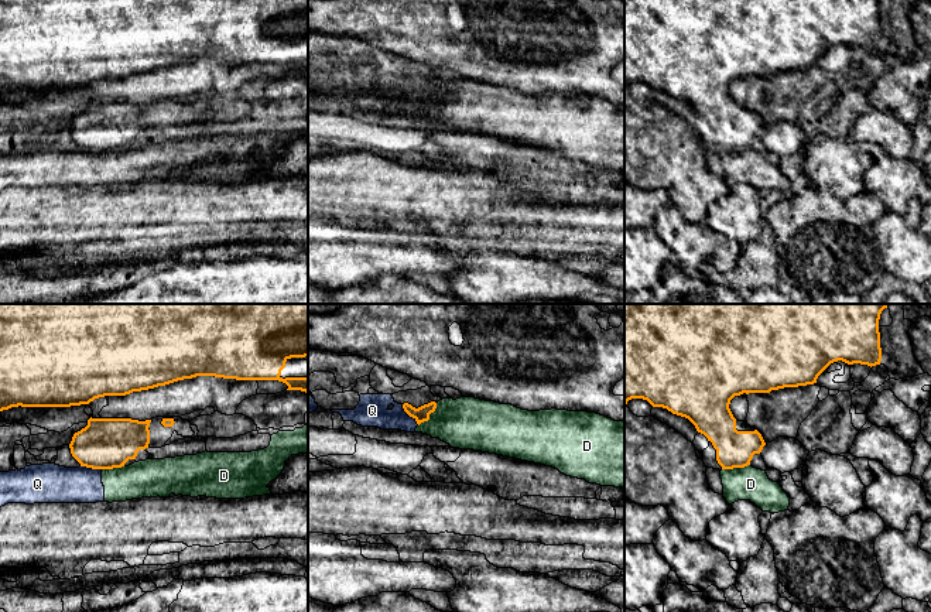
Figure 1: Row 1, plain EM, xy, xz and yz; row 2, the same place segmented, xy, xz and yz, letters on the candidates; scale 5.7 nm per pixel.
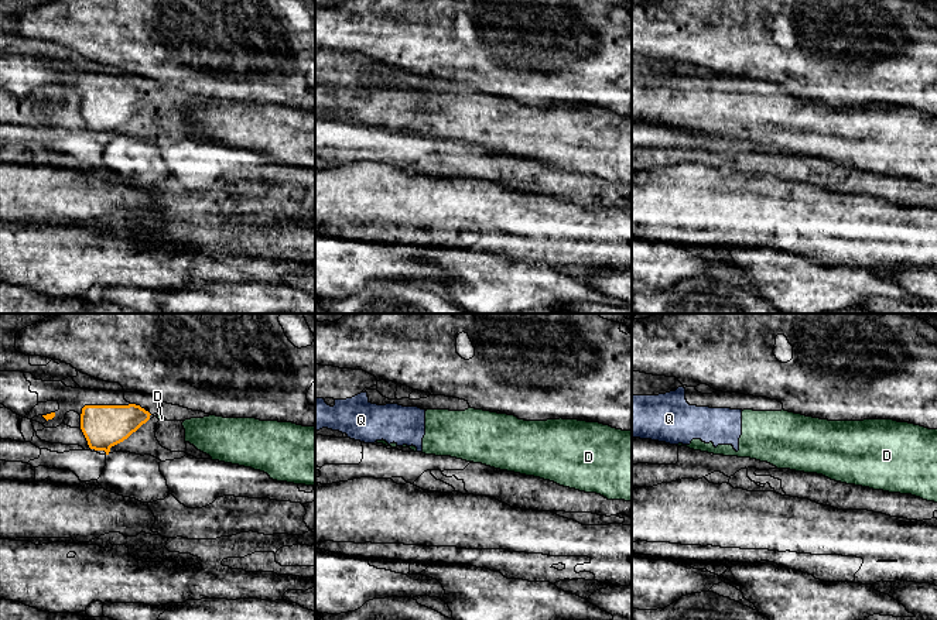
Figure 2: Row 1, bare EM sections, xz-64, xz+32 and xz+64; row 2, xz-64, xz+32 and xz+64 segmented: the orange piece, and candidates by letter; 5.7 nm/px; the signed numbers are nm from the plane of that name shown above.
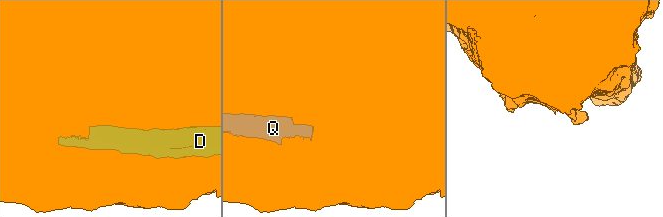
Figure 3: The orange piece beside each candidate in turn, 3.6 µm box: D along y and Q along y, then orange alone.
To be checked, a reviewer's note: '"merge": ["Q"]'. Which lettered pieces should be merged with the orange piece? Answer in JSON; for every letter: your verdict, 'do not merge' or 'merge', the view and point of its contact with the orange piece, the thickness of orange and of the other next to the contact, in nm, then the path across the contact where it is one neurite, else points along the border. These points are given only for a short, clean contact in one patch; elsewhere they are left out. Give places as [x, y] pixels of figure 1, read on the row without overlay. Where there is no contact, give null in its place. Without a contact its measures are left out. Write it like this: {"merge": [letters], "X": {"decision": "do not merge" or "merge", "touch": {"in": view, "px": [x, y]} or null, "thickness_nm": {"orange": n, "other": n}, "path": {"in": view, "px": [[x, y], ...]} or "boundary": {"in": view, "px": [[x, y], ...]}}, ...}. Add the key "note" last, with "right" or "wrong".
{"merge": [], "D": {"decision": "do not merge", "touch": {"in": "xz", "px": [428, 99]}, "thickness_nm": {"orange": 90, "other": 300}}, "Q": {"decision": "do not merge", "touch": {"in": "xz", "px": [408, 98]}, "thickness_nm": {"orange": 90, "other": 180}, "boundary": {"in": "xz", "px": [[401, 88], [418, 108]]}}, "note": "wrong"}

